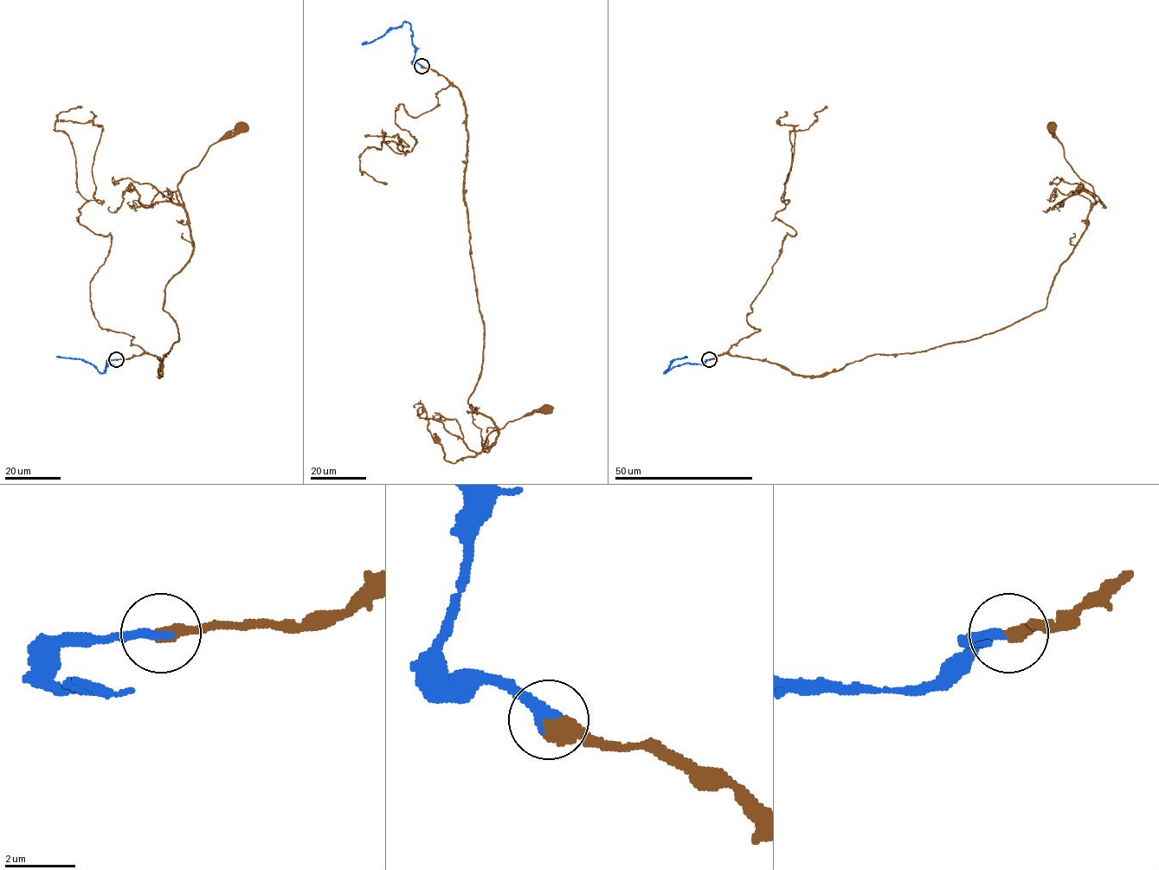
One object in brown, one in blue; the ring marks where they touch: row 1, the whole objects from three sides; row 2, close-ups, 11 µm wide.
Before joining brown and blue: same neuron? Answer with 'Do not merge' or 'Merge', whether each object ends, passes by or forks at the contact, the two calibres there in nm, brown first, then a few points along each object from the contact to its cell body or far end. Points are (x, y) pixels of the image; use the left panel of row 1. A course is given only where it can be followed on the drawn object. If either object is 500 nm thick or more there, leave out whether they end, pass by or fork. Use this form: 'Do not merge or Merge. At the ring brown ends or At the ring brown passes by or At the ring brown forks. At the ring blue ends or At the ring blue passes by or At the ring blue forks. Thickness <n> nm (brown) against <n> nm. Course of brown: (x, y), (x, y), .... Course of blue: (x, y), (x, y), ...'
Merge. At the ring brown ends. At the ring blue ends. Thickness 440 nm (brown) against 320 nm. Course of brown: (116, 359), (153, 355), (162, 374), (179, 338), (165, 286), (193, 250), (177, 186), (242, 127). Course of blue: (116, 359), (110, 360), (103, 372), (80, 359), (56, 357)

